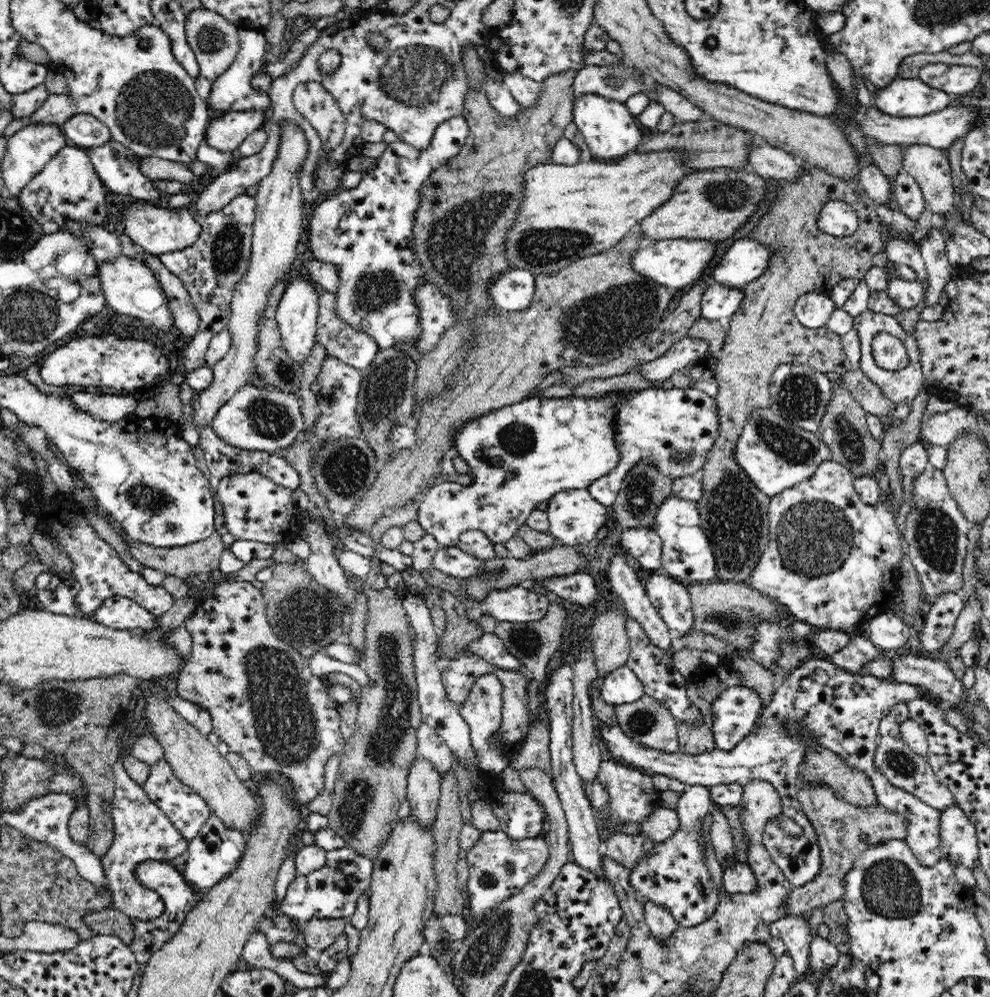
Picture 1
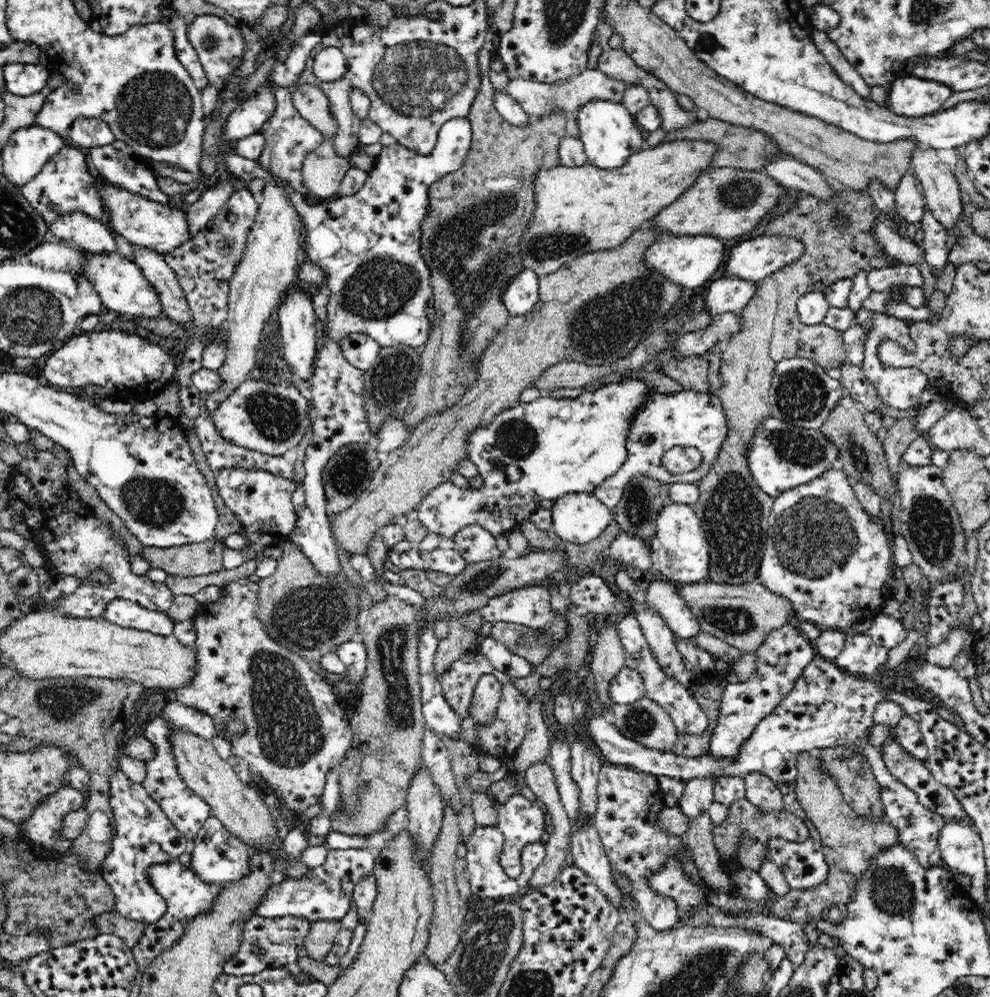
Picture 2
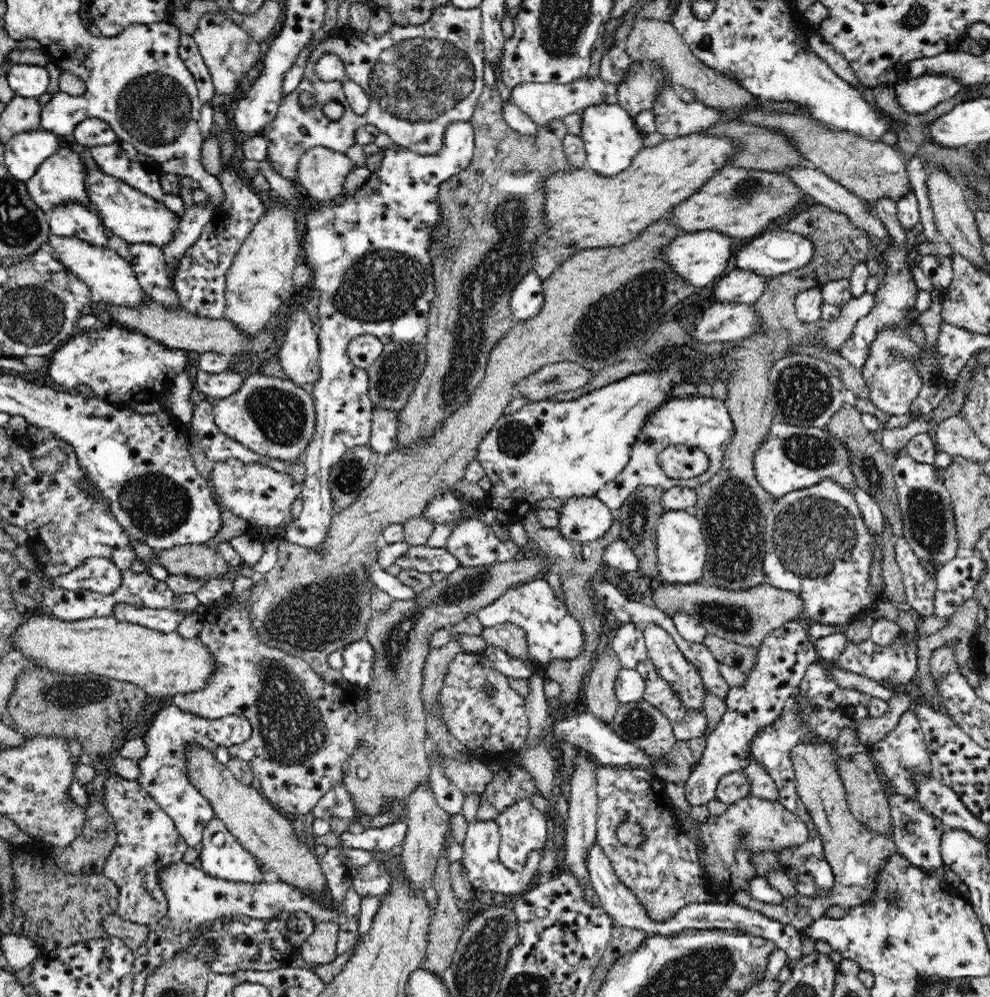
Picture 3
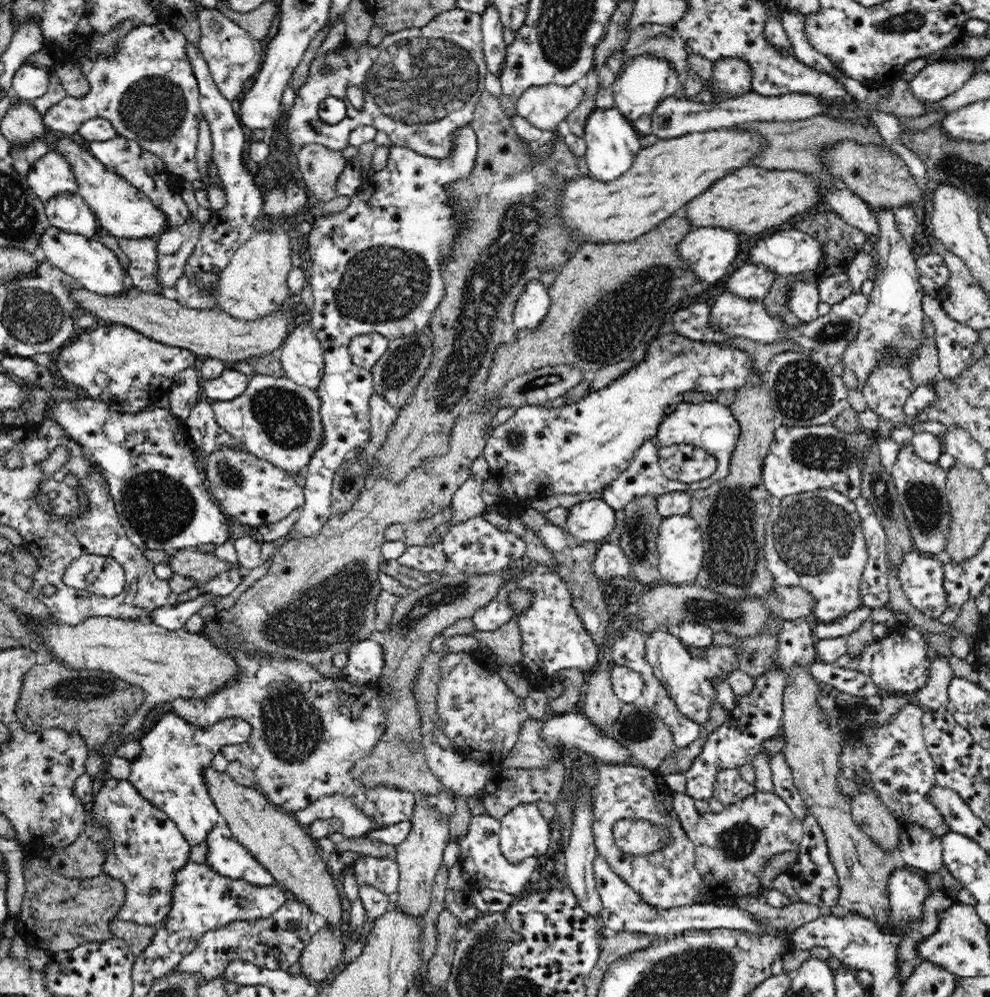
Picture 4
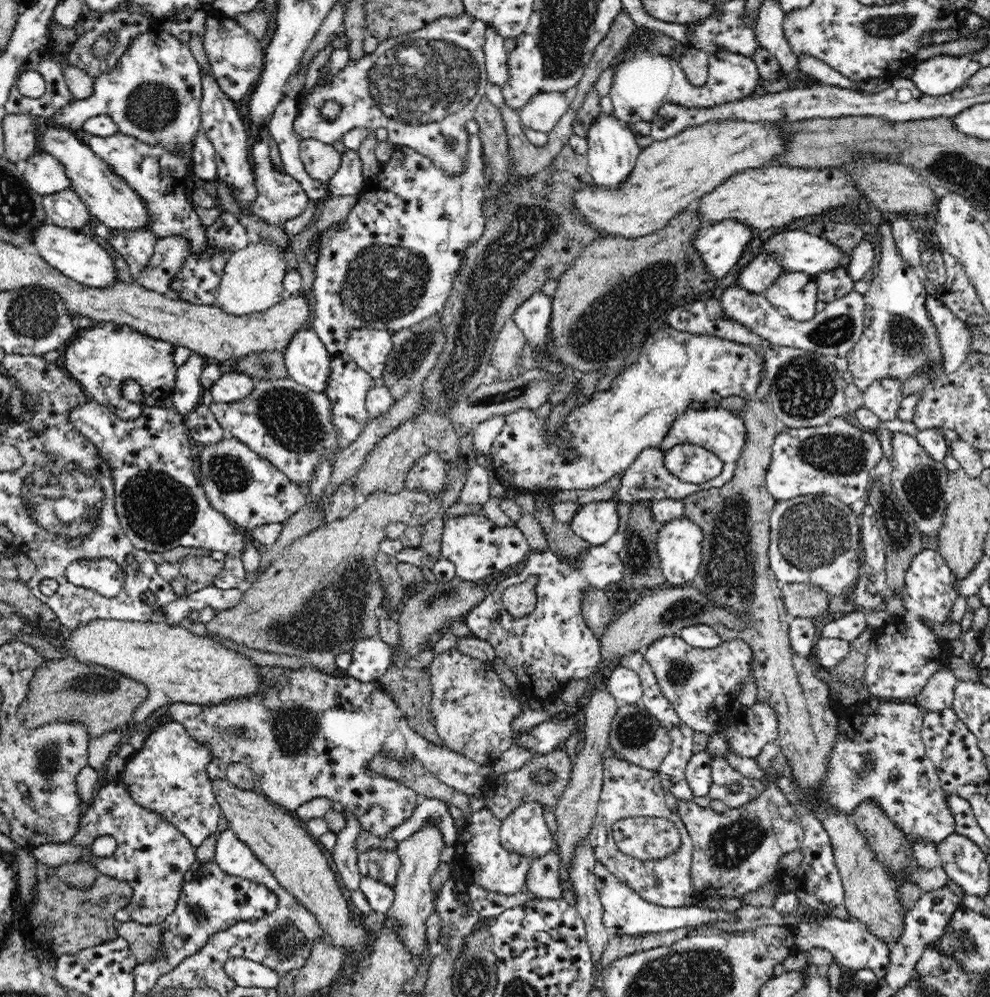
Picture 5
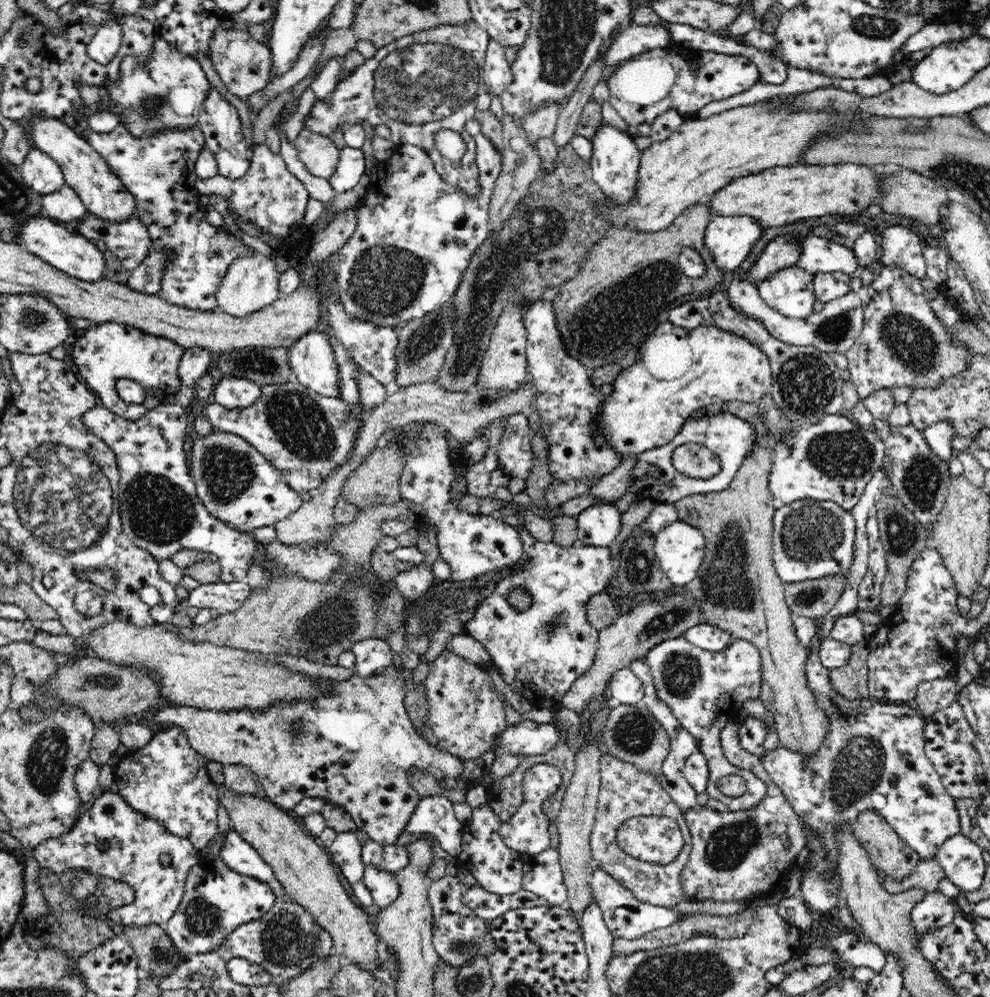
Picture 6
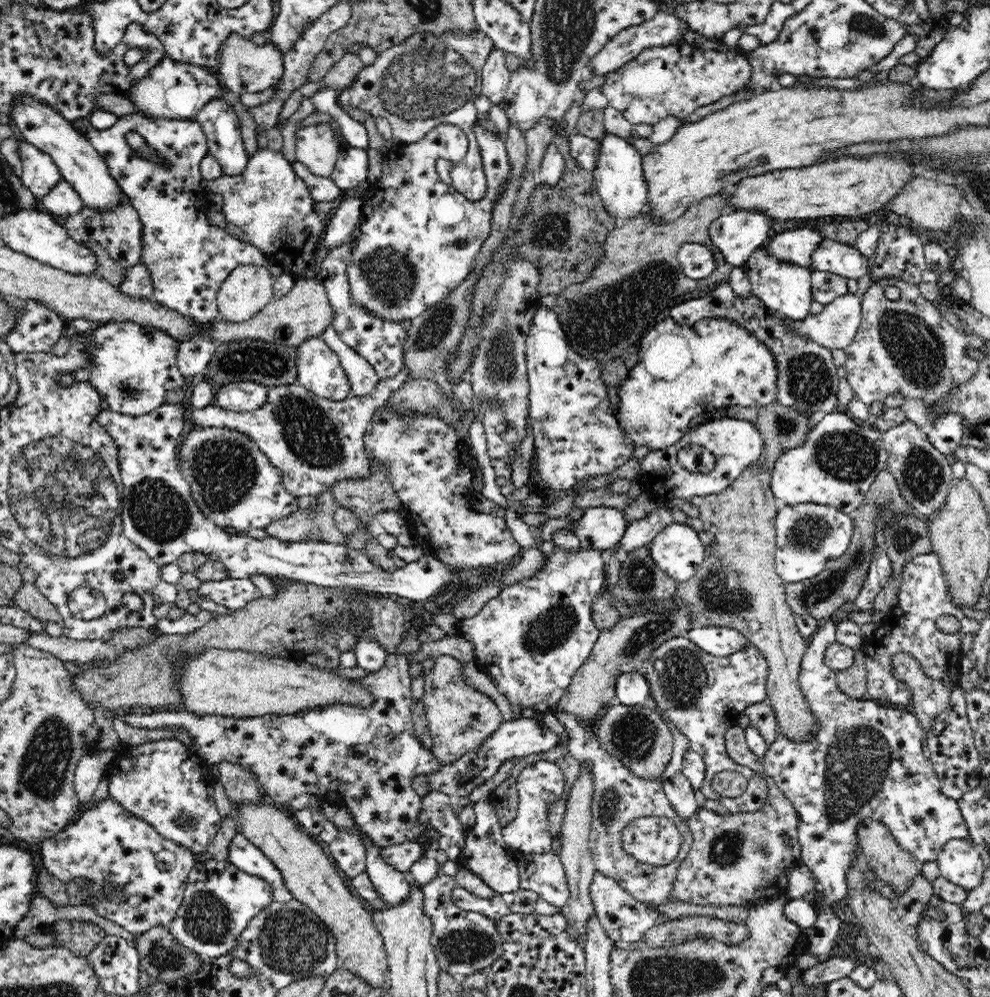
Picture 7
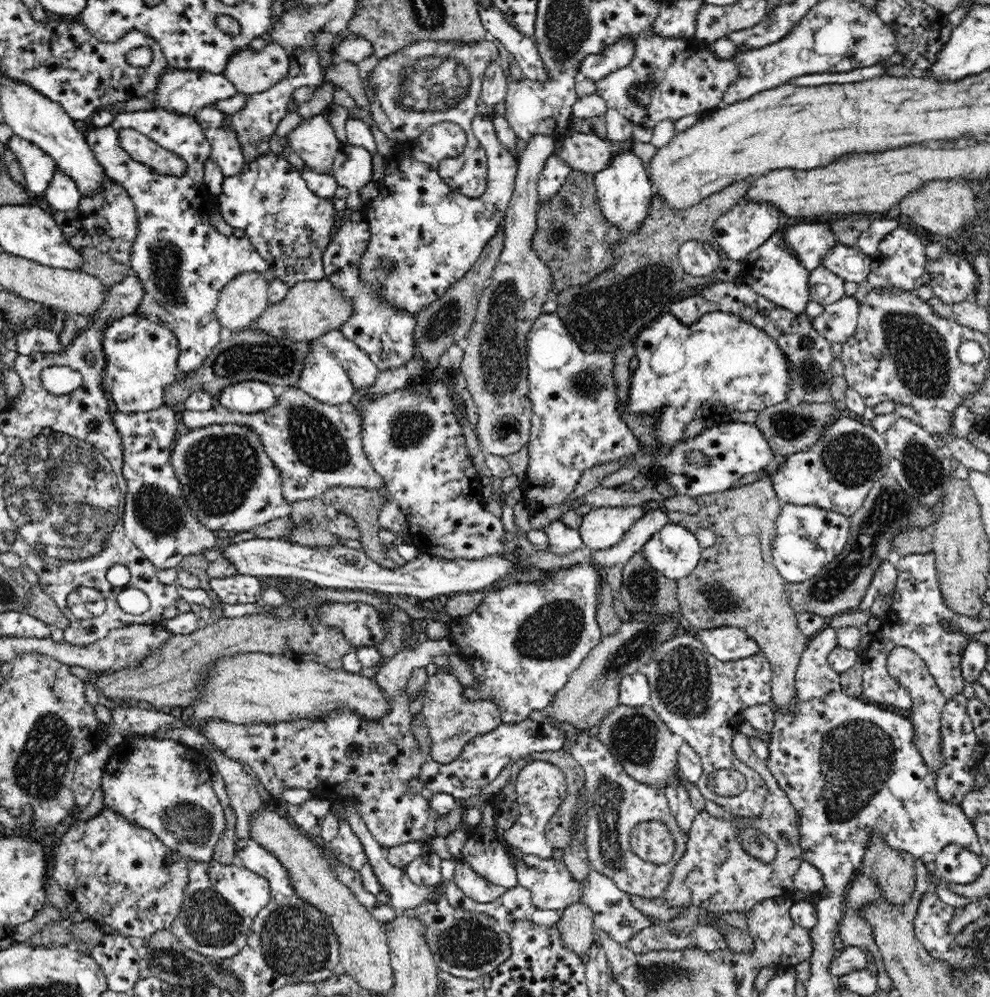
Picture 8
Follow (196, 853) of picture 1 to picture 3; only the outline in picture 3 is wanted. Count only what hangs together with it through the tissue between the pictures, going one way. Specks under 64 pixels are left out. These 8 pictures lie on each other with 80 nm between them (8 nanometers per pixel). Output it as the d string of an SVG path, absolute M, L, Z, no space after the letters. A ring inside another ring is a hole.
M221 820L208 822L202 835L199 859L206 874L230 882L264 883L256 857L228 833Z

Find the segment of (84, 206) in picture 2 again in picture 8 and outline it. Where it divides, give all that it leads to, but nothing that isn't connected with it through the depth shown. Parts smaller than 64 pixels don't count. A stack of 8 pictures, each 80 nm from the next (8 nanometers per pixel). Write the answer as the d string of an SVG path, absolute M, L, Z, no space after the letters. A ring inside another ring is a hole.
M17 135L10 138L8 144L22 167L24 173L22 185L28 188L37 201L42 200L58 167L55 160L32 142Z

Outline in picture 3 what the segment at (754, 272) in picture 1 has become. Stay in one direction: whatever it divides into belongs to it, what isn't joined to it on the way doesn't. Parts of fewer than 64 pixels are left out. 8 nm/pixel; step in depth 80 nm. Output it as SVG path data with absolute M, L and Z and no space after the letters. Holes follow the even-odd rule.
M776 229L764 232L742 245L736 253L736 269L755 272L760 276L773 277L783 275L790 271L801 269L809 264L814 256L813 243L808 238L787 230Z

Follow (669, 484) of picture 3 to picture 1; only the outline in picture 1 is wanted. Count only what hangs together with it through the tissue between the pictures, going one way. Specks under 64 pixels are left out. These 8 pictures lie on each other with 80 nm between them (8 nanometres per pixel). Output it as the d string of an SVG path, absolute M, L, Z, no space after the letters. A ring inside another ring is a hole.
M652 387L622 397L617 409L617 446L621 460L616 468L587 486L594 500L610 509L618 496L625 474L634 464L644 459L652 460L660 472L672 479L701 475L708 460L708 452L713 448L720 430L715 398L694 387ZM676 452L690 452L689 459L679 463L674 461L672 454Z

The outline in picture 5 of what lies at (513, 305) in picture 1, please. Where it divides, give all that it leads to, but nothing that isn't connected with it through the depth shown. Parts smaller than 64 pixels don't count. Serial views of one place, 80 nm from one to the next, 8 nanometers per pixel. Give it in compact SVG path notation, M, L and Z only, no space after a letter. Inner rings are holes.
M542 291L532 293L513 314L513 320L527 338L527 344L542 348L548 340L548 322L553 312L552 299Z

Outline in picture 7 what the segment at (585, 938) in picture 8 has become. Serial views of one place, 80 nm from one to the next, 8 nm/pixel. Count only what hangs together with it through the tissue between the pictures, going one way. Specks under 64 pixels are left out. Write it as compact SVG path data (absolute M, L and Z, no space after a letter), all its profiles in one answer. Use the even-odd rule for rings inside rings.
M581 764L581 776L572 785L569 798L568 810L565 812L564 821L561 822L562 828L562 846L559 857L565 871L566 886L569 893L568 900L564 906L561 906L562 916L566 917L566 932L574 941L583 944L587 935L587 922L593 916L595 908L590 898L590 886L595 875L595 864L590 854L588 846L591 834L591 803L594 798L594 782L590 776L590 765Z

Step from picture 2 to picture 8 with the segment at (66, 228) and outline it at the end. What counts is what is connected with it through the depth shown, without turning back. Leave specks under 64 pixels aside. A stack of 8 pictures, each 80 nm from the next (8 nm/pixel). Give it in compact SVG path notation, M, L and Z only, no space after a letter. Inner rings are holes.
M57 167L41 202L48 208L68 211L79 206L82 196L76 183Z

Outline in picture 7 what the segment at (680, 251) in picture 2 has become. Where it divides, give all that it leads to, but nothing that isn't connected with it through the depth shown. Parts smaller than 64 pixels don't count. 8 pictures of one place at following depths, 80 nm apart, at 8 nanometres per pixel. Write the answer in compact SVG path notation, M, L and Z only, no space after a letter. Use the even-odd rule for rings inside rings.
M727 210L709 226L709 235L712 244L719 250L724 260L734 267L742 267L750 255L769 240L768 230L773 224L766 211Z

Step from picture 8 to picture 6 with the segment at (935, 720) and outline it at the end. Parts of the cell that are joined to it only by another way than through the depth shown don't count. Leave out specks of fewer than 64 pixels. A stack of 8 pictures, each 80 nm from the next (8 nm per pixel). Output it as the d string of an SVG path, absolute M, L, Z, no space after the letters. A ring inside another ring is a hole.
M942 677L921 683L912 704L926 720L932 714L952 705L960 688L953 677Z

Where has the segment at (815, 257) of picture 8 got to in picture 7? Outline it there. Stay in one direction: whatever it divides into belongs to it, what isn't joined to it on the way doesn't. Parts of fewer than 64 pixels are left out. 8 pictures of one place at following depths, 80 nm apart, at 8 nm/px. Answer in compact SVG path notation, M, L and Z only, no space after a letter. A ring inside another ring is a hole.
M800 226L777 233L770 241L770 254L798 266L808 267L813 250L824 240L821 232L812 227Z

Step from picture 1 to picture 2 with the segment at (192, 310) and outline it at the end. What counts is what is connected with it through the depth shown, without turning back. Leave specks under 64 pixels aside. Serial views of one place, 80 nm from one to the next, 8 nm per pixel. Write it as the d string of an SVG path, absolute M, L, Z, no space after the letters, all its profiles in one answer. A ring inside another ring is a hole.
M137 246L133 261L138 265L142 276L146 277L147 284L158 293L164 314L170 319L195 325L191 310L187 308L186 297L183 296L174 271L168 266L164 255L158 254L153 248Z

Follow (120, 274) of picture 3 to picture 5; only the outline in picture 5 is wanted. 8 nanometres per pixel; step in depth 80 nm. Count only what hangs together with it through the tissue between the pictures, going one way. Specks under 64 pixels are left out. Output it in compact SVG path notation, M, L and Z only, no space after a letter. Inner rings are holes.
M48 222L46 225L34 228L31 242L38 250L39 255L52 268L59 270L68 278L73 278L84 286L104 287L119 282L116 280L114 261L112 261L110 253L88 233L80 233Z

